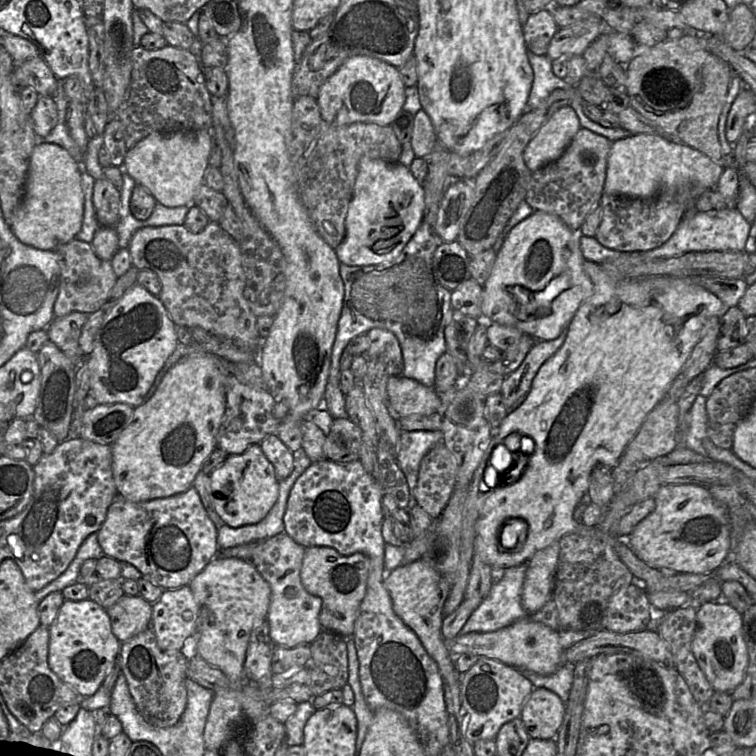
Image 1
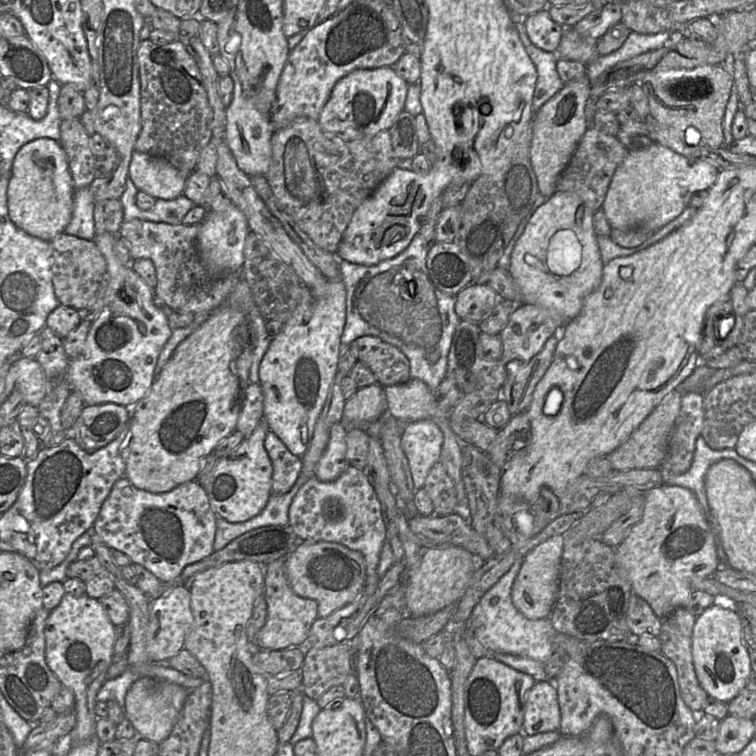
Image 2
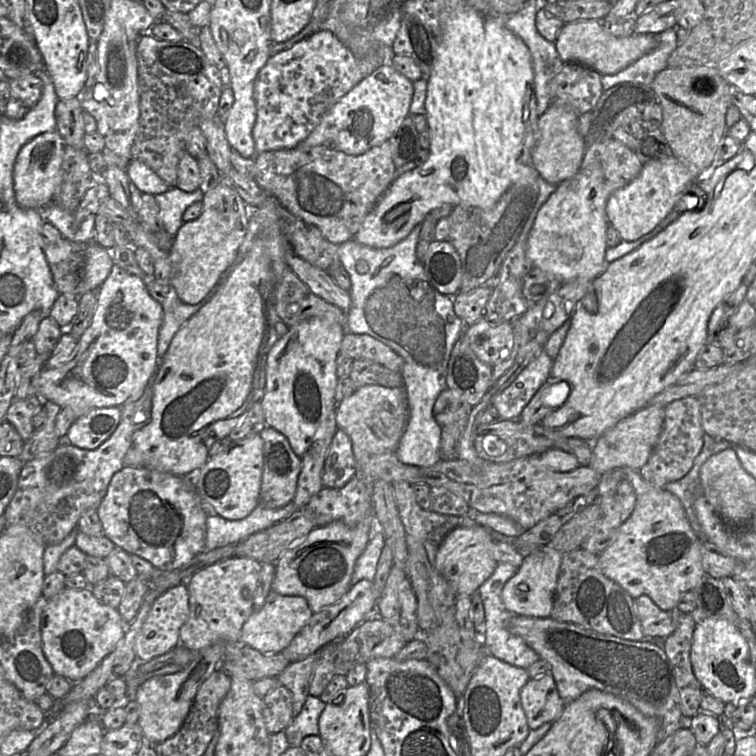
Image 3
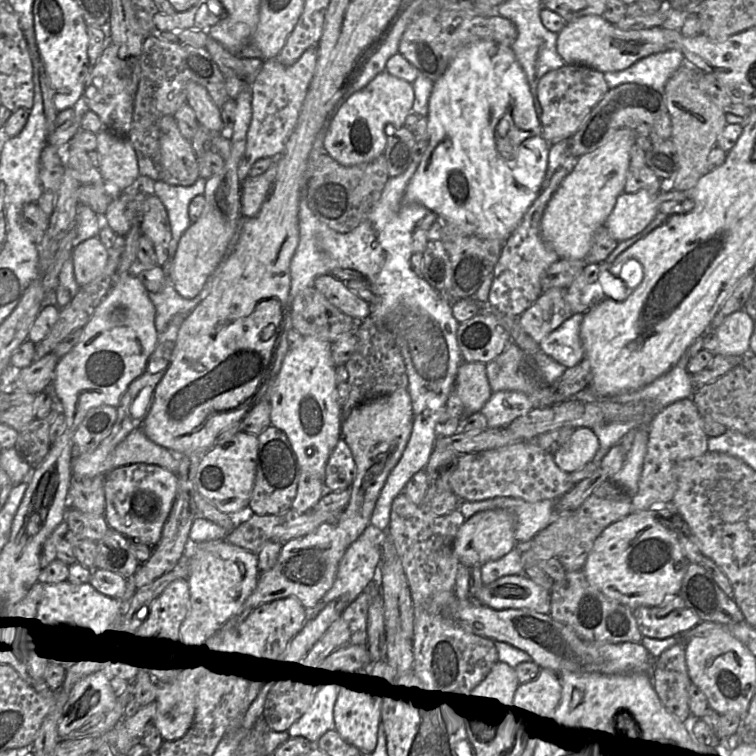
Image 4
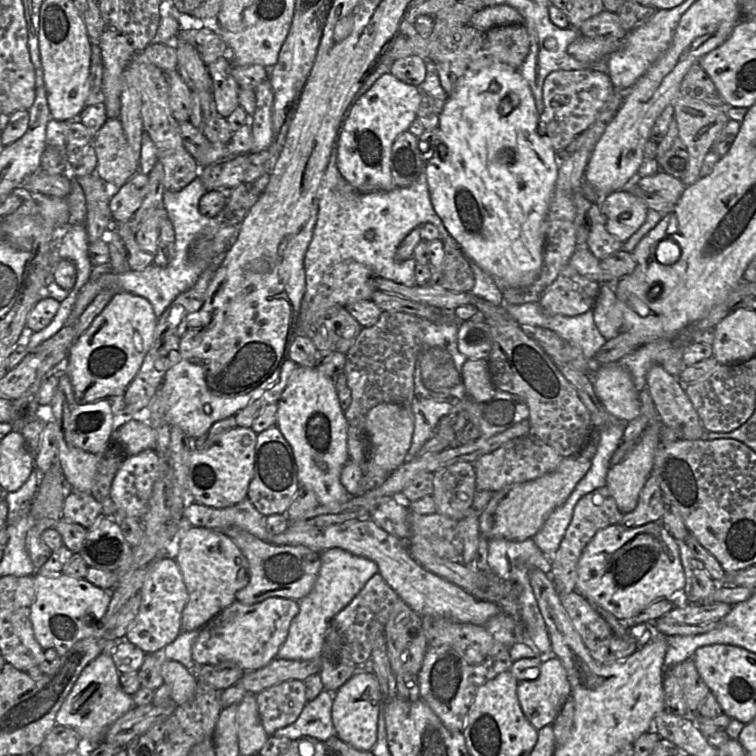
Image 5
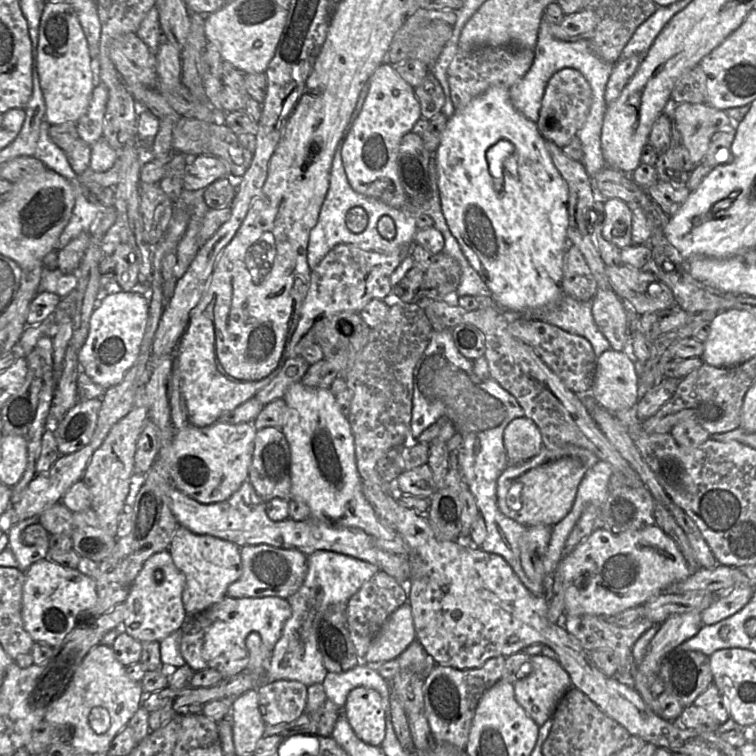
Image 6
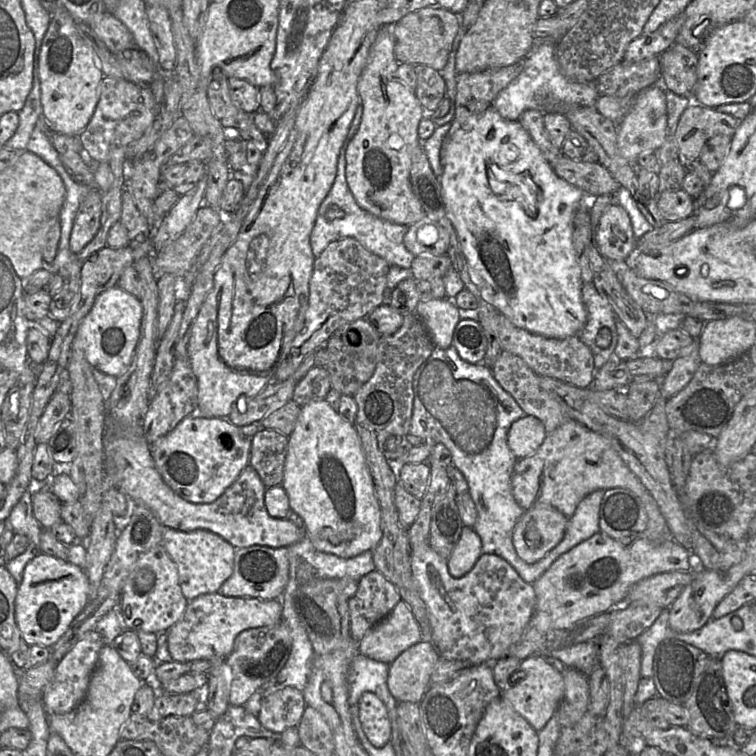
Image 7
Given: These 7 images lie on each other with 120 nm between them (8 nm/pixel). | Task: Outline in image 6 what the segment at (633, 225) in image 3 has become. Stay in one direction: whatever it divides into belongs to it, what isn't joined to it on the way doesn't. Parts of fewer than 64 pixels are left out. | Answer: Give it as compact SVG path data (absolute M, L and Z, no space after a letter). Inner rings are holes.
M617 198L603 202L604 221L602 237L620 250L631 244L632 211L628 204Z

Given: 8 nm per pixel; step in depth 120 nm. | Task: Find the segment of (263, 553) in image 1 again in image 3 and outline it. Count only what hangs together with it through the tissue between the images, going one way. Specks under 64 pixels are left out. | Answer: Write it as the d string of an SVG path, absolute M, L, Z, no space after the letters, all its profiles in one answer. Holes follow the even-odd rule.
M271 590L264 605L253 611L243 624L239 641L264 654L280 653L308 623L312 615L313 612L302 596L285 596Z

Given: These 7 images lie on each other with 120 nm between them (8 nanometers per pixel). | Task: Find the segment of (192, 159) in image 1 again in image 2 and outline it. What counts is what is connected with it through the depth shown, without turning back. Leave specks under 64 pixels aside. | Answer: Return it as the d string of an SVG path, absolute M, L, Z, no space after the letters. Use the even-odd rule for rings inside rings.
M135 150L129 165L129 177L138 190L144 191L156 199L171 200L183 194L188 175L180 172L166 158Z

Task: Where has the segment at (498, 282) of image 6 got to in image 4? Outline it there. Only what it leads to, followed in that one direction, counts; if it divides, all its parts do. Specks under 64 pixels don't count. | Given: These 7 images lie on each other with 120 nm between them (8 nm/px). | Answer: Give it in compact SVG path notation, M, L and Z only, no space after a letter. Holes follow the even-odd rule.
M480 41L462 49L453 59L445 73L433 84L428 109L429 146L420 165L411 178L406 194L411 201L423 204L435 212L441 222L451 223L460 231L485 239L506 241L519 225L524 214L543 189L548 168L551 144L542 137L541 122L534 108L534 99L524 70L516 59L511 47L493 41Z

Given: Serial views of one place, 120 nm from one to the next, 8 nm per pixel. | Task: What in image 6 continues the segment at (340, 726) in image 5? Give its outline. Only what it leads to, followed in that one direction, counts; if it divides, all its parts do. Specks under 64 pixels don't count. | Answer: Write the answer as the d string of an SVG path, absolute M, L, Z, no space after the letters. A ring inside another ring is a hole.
M364 686L352 689L342 712L358 738L369 745L381 745L386 734L386 715L378 691Z

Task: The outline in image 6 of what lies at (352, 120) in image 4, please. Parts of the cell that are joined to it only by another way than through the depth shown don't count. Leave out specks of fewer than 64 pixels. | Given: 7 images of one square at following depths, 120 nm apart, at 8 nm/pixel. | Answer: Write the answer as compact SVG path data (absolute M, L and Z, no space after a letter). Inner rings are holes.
M384 62L368 81L363 106L342 147L342 163L350 186L358 193L376 198L388 206L402 208L412 202L397 171L402 138L422 117L415 88L403 80L389 62Z

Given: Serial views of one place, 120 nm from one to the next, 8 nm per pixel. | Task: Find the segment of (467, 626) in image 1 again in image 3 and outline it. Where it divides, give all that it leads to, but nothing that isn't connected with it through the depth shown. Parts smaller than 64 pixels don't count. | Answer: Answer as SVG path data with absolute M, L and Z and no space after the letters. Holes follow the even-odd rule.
M499 563L490 577L477 590L481 596L485 611L481 635L483 646L489 654L511 665L527 669L540 657L520 636L509 630L508 623L515 614L508 611L502 601L502 589L517 570L518 568L511 563Z

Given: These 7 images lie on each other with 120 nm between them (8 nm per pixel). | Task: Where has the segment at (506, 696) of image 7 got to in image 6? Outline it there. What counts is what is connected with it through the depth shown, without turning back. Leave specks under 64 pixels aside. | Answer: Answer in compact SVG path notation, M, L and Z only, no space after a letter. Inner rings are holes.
M532 656L529 662L531 669L526 677L514 684L514 695L518 704L524 709L526 714L540 728L552 715L564 696L572 687L570 677L558 660L547 656Z

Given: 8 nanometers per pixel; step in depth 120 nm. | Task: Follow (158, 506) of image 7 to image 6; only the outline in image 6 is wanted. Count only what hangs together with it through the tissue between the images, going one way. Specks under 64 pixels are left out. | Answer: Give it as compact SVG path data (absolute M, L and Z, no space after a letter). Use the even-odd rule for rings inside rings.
M249 480L227 500L211 504L201 504L187 496L174 485L169 486L170 509L178 524L195 534L211 535L232 542L239 548L246 545L269 545L276 548L293 549L308 556L318 550L333 551L376 565L394 577L401 585L409 581L408 559L378 548L362 530L334 528L319 520L294 521L287 518L274 522L265 512L265 502L257 495Z

